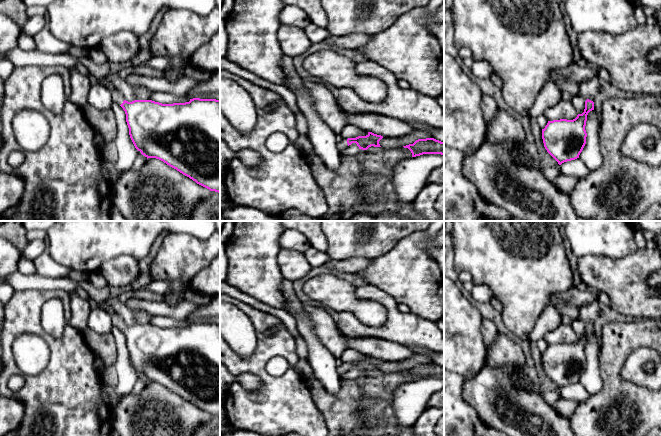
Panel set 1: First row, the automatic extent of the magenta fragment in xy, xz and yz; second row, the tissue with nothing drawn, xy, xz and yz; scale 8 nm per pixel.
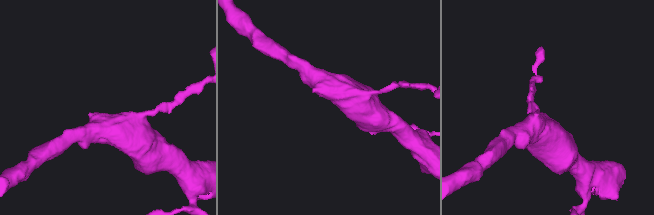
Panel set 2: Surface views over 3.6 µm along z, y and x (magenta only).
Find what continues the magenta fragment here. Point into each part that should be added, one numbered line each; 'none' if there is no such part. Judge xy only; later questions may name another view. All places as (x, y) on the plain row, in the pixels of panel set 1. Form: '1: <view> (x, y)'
1: xy (117, 321)

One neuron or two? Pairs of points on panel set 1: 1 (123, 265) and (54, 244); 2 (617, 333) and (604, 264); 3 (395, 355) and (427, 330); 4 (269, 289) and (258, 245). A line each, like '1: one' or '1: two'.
1: two
2: two
3: two
4: one

